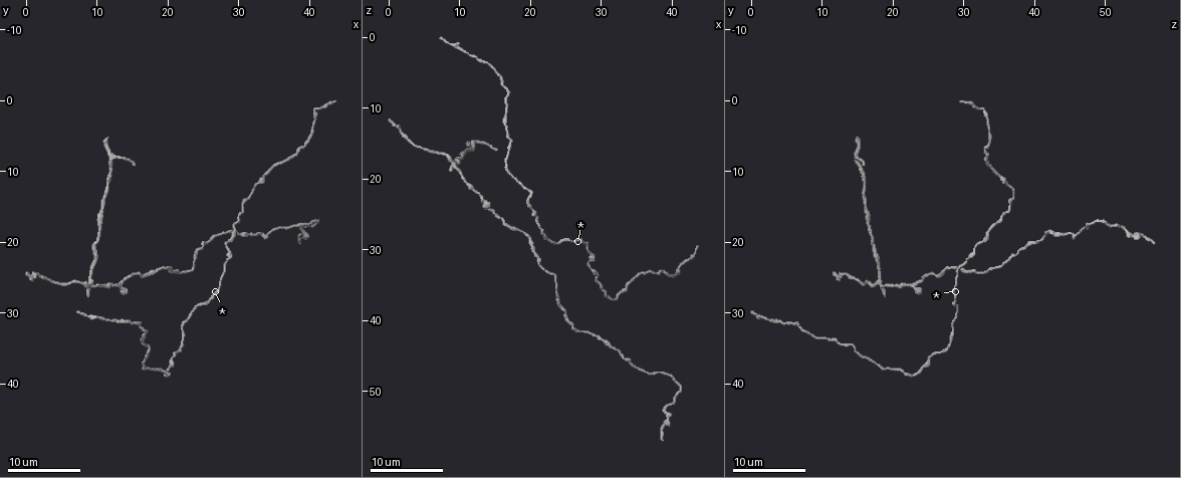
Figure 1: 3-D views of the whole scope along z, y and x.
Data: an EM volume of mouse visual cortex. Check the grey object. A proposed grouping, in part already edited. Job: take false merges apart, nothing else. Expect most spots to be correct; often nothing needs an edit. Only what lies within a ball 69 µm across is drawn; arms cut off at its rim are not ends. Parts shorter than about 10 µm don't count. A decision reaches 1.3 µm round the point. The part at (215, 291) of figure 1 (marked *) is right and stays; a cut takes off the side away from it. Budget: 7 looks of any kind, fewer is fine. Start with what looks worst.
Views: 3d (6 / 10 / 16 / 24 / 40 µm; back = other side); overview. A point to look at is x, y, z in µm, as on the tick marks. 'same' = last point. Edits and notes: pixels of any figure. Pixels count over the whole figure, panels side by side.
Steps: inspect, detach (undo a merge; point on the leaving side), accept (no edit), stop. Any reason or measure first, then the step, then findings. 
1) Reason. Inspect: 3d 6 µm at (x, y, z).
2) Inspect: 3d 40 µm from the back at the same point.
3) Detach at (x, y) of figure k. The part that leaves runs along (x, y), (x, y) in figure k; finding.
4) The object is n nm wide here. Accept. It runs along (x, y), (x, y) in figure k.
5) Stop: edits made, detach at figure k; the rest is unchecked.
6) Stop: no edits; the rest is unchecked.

Looks like a crossing. Inspect: 3d 6 µm at (9.5, 25.5, 17.5).

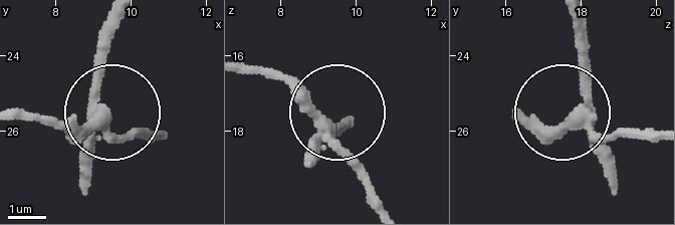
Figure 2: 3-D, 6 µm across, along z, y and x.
Inspect: 3d 6 µm from the back at (9.10, 25.60, 17.95).

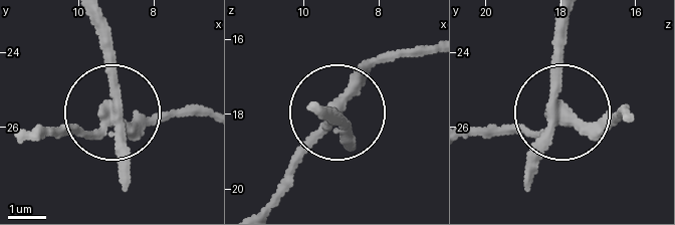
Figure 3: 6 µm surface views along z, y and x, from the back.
Detach at (130, 167) of figure 3. The part that leaves runs along (548, 114), (558, 21) in figure 3; a second cell is stuck on.

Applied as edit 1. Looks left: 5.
Redraw. Inspect: overview.

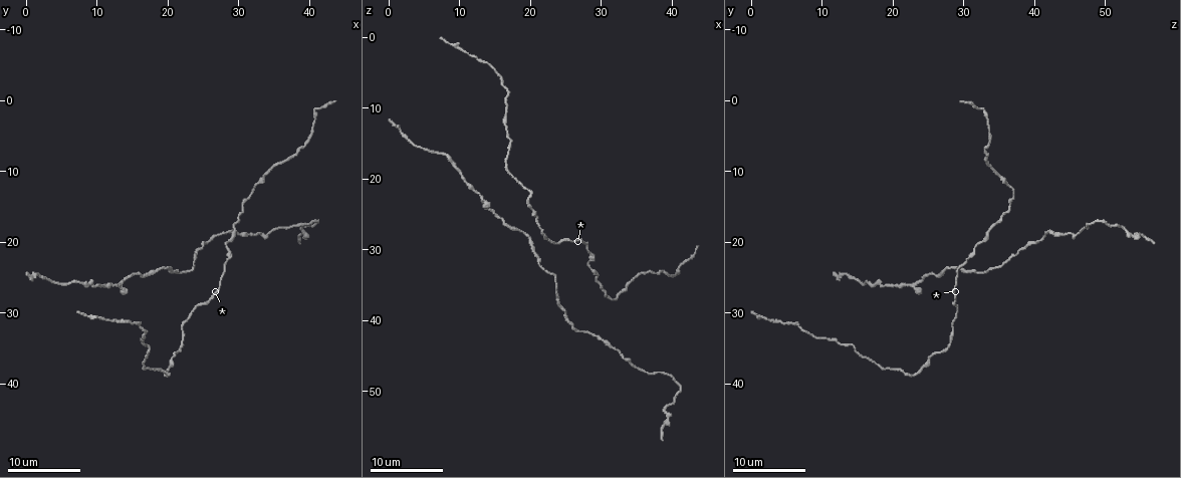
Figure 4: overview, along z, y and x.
Inspect: 3d 6 µm at (23.5, 24.0, 34.0).

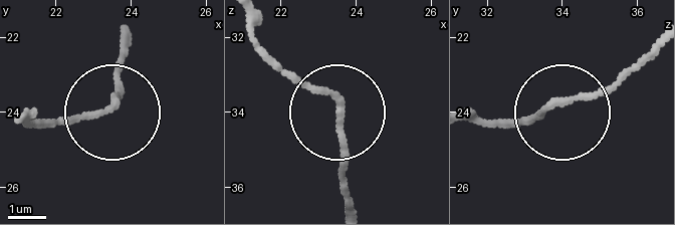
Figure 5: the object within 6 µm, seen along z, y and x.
From behind. Inspect: 3d 6 µm from the back at (23.45, 23.80, 33.75).

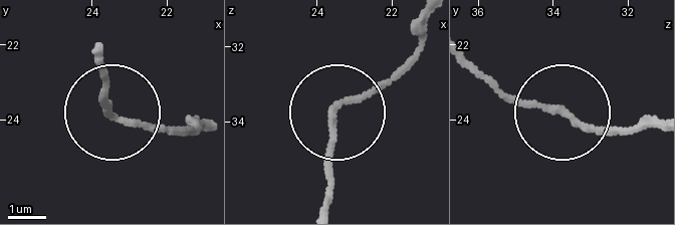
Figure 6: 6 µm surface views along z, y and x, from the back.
Accept. Continuous, no second cell.

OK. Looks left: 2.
Sudden change in width. Inspect: 3d 10 µm at (14.0, 25.0, 24.5).

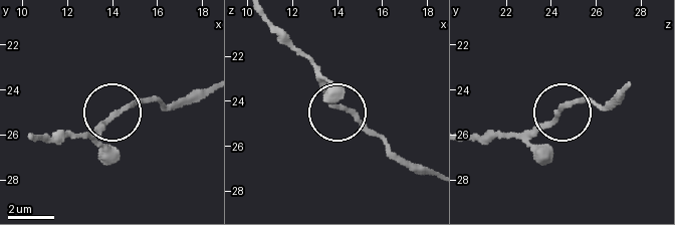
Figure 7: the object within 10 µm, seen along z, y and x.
Accept. One cell here.

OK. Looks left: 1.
Stop: edits made, detach at figure 3; the rest is unchecked.

